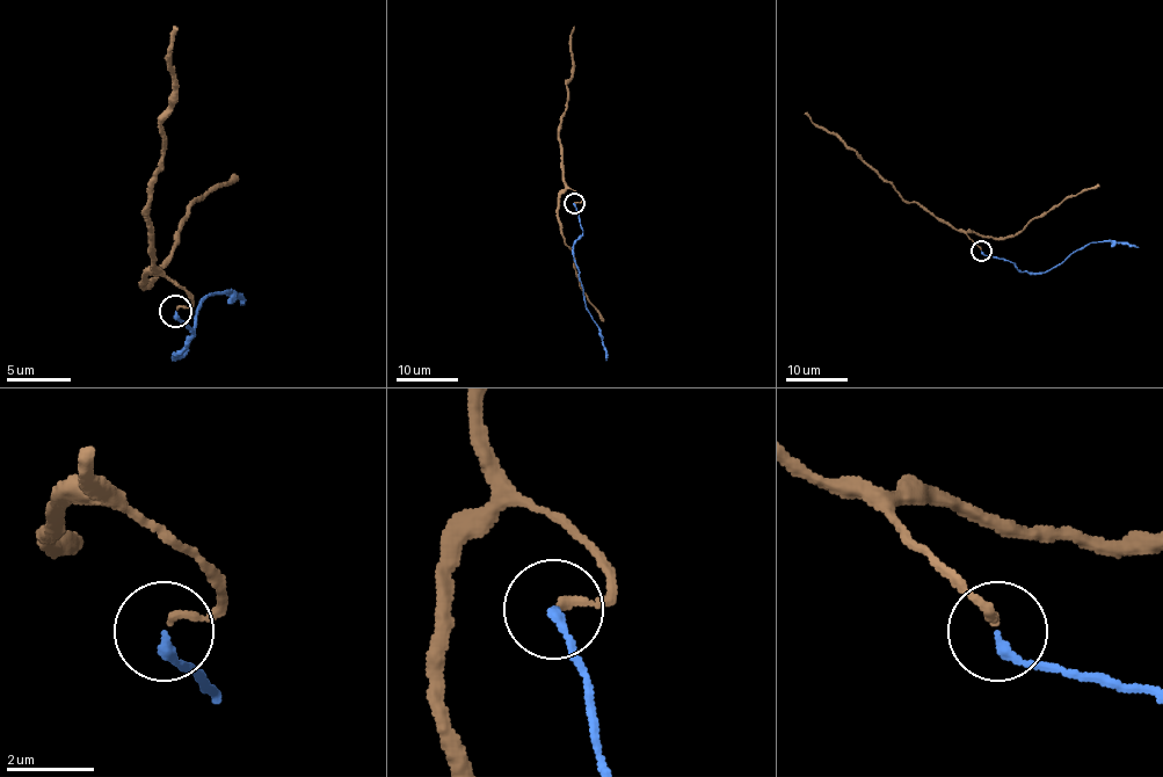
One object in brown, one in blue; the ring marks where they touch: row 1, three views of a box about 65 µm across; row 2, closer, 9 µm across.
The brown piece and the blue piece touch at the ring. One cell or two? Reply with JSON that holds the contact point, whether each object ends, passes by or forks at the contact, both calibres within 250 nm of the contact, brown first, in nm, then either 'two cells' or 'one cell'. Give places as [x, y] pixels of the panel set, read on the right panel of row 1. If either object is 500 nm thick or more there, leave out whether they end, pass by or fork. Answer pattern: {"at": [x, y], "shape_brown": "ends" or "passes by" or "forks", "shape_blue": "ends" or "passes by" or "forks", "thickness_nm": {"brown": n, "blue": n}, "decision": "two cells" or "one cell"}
{"at": [981, 251], "shape_brown": "ends", "shape_blue": "ends", "thickness_nm": {"brown": 180, "blue": 200}, "decision": "one cell"}

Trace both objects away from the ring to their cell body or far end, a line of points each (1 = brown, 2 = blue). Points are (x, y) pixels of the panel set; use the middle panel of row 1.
1: (574, 203), (582, 198), (565, 181), (559, 138), (571, 77), (573, 28)
2: (574, 203), (583, 232), (574, 244), (574, 262), (607, 361)

